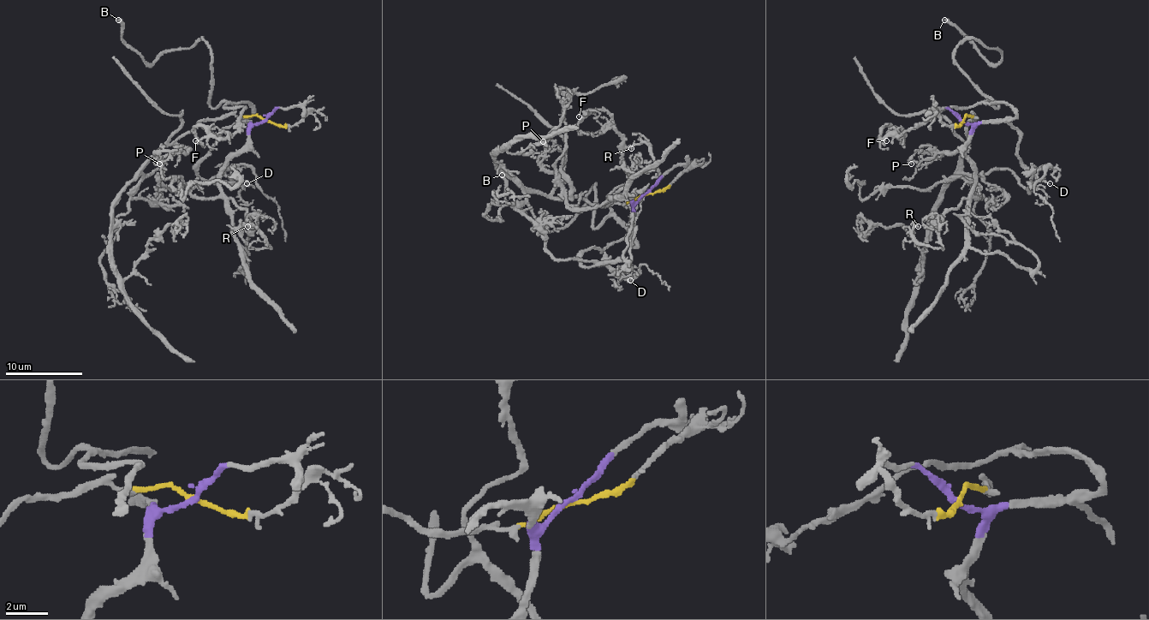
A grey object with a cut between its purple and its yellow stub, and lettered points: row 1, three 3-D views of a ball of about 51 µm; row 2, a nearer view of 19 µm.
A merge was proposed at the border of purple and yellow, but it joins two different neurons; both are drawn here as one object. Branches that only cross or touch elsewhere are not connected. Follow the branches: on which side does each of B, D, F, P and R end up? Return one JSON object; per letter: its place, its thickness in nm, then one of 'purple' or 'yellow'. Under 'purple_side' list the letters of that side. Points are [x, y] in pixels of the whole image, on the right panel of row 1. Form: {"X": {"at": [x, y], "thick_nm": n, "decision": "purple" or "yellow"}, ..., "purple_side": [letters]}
{"B": {"at": [944, 20], "thick_nm": 280, "decision": "purple"}, "D": {"at": [1050, 183], "thick_nm": 130, "decision": "yellow"}, "F": {"at": [886, 140], "thick_nm": 100, "decision": "purple"}, "P": {"at": [911, 163], "thick_nm": 140, "decision": "yellow"}, "R": {"at": [918, 226], "thick_nm": 110, "decision": "purple"}, "purple_side": ["B", "F", "R"]}

